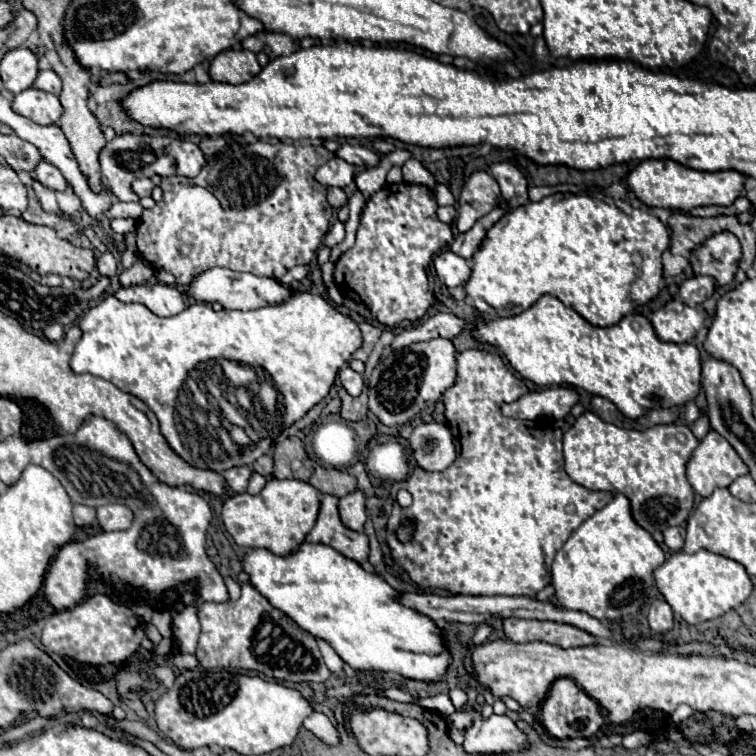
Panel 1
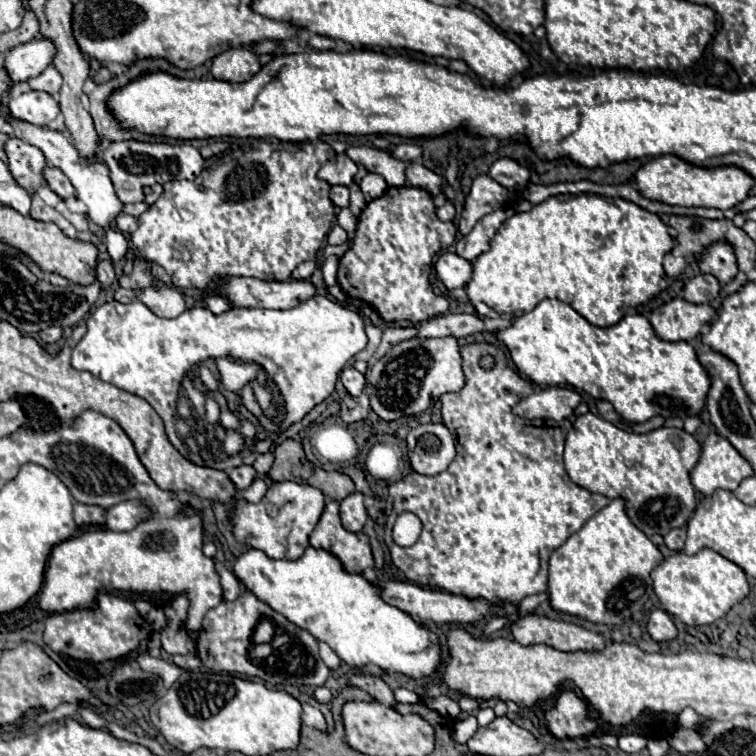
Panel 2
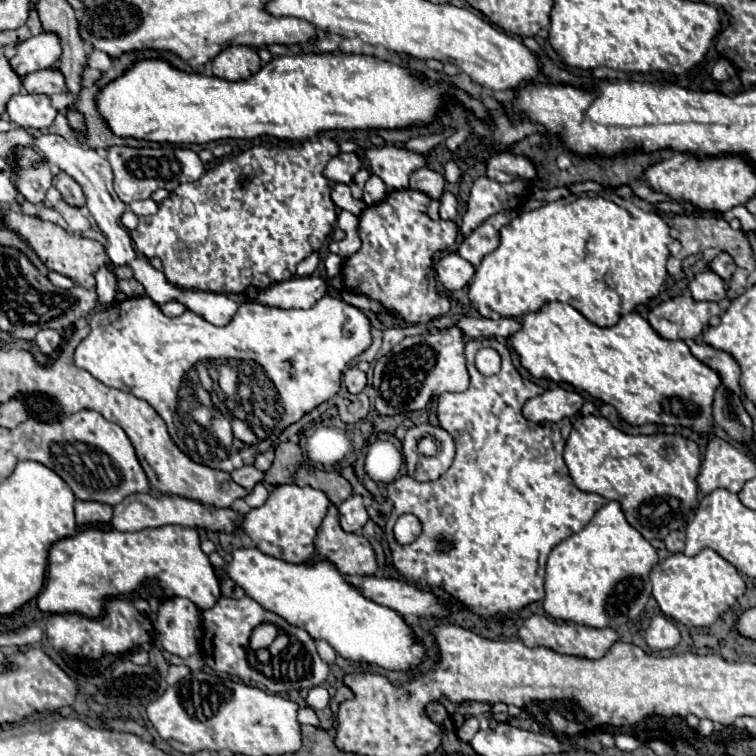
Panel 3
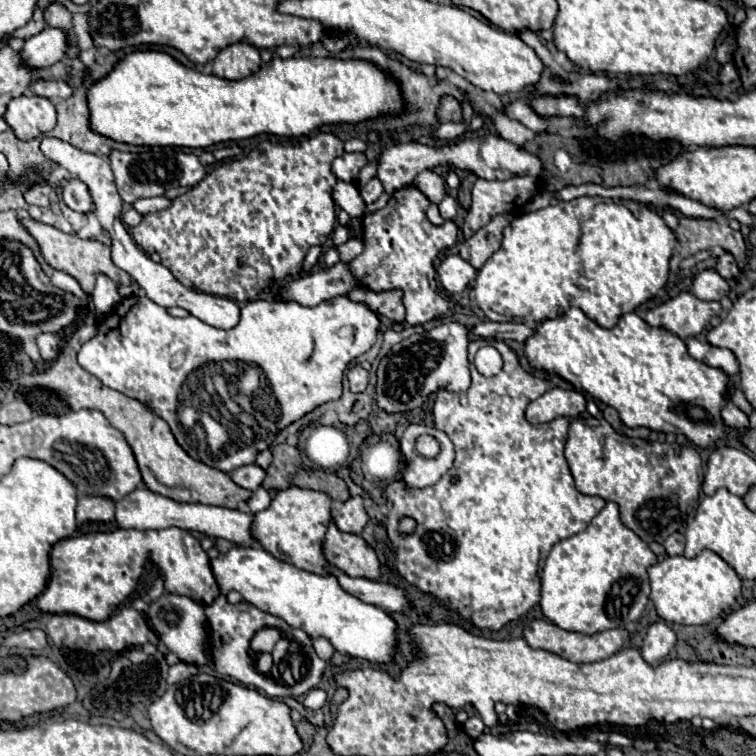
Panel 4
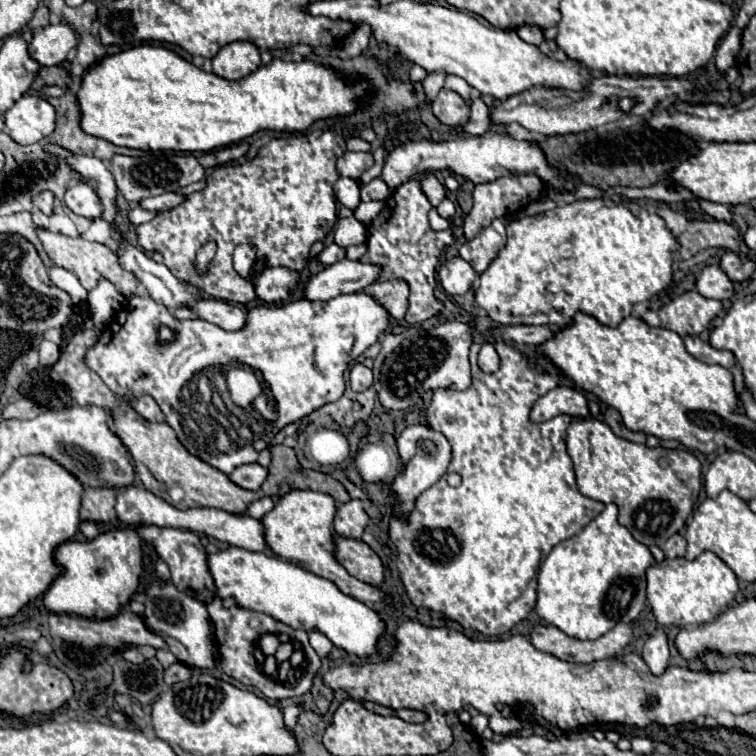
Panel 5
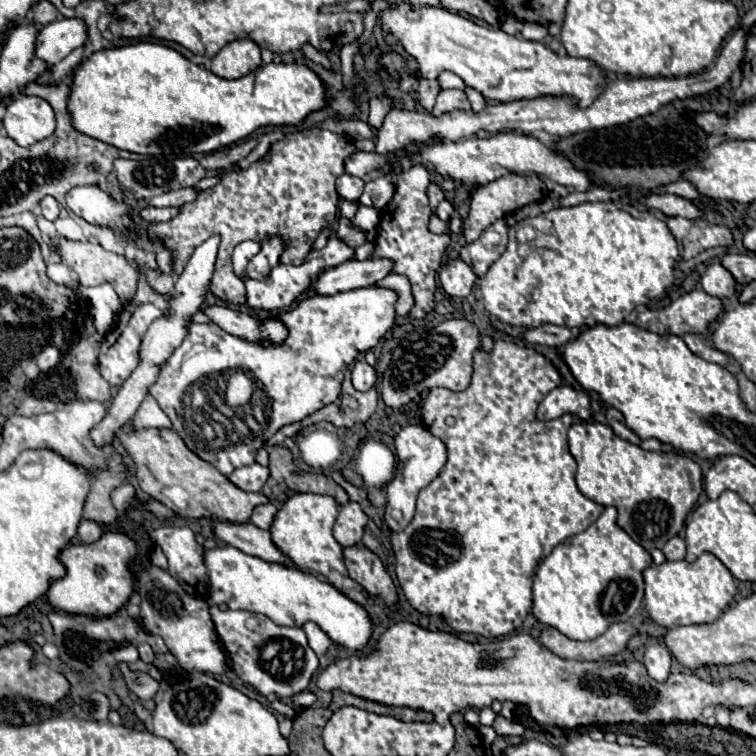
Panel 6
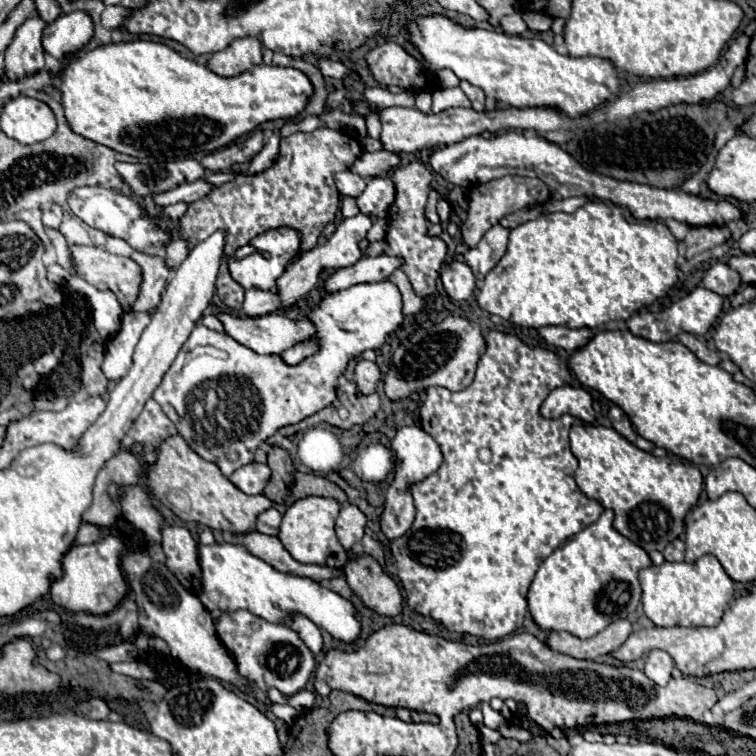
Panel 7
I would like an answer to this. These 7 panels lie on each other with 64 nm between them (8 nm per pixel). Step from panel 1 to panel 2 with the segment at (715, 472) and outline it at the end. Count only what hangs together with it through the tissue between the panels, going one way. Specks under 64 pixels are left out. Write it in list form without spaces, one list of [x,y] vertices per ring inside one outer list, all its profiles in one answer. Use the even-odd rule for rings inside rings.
[[[710,434],[702,446],[700,460],[690,478],[698,492],[710,496],[714,490],[736,490],[740,480],[754,476],[752,464],[720,434]]]

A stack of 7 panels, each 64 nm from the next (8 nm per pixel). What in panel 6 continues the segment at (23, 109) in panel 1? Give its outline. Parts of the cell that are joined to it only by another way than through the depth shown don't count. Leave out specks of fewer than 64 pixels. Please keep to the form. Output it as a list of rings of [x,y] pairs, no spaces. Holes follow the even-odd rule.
[[[18,94],[8,102],[6,116],[2,118],[6,134],[20,146],[32,146],[56,128],[56,118],[50,104],[38,96]]]

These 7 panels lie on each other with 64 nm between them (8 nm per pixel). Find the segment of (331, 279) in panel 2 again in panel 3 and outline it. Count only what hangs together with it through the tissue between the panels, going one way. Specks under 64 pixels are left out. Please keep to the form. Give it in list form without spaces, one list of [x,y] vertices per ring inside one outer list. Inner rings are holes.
[[[328,254],[326,259],[324,260],[325,268],[327,271],[328,278],[334,278],[338,272],[340,272],[340,266],[342,266],[342,260],[340,260],[340,256],[336,254]]]

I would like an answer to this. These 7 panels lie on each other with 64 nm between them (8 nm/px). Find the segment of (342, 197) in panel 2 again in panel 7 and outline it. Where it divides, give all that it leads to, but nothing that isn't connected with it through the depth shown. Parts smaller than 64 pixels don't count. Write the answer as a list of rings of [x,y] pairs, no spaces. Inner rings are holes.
[[[352,170],[336,172],[334,180],[336,180],[338,190],[340,190],[344,196],[352,196],[352,198],[356,198],[356,196],[358,196],[360,192],[364,192],[364,188],[366,188],[366,180],[364,180],[360,174],[352,172]]]

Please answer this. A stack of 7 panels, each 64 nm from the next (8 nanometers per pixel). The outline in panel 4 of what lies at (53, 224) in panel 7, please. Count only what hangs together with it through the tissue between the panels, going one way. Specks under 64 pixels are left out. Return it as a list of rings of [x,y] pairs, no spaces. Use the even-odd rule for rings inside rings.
[[[44,184],[44,186],[34,186],[34,188],[30,188],[28,192],[26,192],[26,202],[28,204],[36,204],[36,206],[40,206],[40,208],[50,208],[50,192],[52,192],[52,188],[48,186],[48,184]]]

